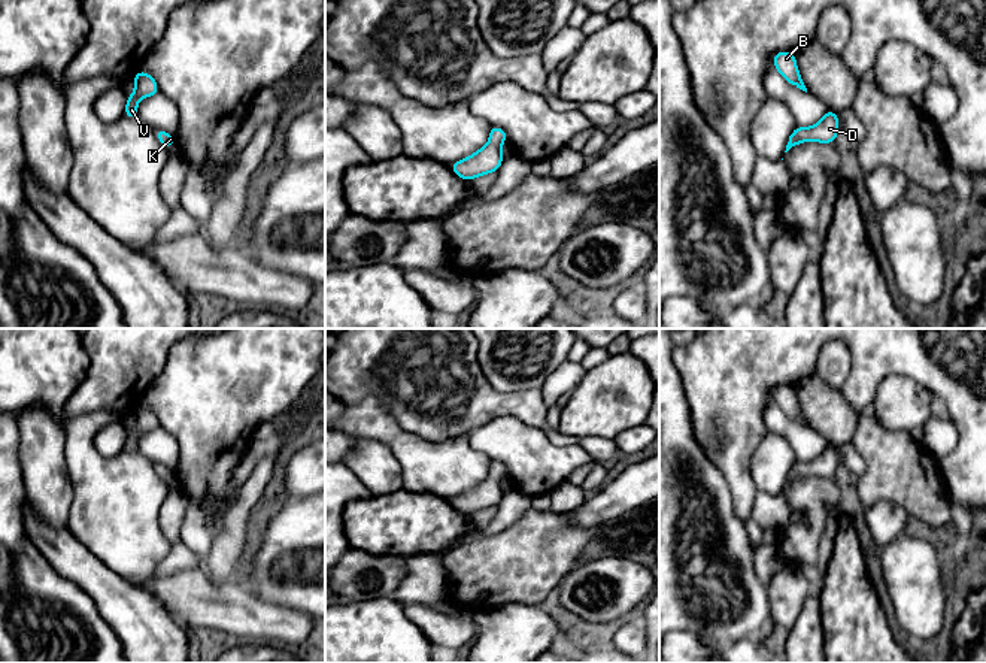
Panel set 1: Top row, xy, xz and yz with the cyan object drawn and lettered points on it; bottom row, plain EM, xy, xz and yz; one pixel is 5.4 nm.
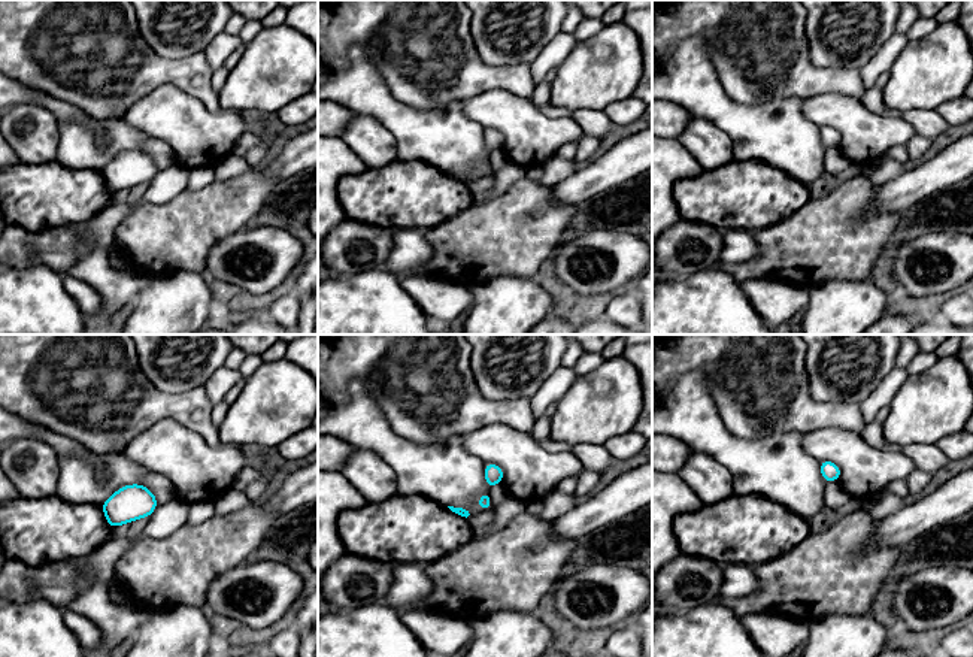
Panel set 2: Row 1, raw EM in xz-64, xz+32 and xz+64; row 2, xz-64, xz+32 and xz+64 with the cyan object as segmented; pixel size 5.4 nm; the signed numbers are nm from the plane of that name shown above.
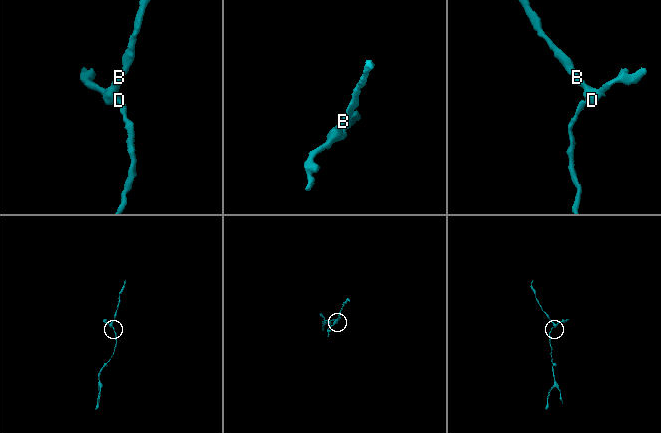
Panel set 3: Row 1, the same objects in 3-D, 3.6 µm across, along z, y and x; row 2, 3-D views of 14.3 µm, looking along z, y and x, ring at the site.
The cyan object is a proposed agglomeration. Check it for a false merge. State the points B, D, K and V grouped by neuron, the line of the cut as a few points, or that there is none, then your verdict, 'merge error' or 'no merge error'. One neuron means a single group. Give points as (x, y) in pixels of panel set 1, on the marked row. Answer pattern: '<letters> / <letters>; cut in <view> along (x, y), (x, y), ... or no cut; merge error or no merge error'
B D K V; no cut; no merge error

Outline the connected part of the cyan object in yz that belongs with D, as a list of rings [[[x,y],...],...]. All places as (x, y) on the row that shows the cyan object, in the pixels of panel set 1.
[[[828,108],[825,116],[810,128],[795,127],[789,136],[786,145],[788,152],[792,146],[800,145],[806,140],[814,140],[820,143],[834,143],[840,130],[838,118],[834,109]]]

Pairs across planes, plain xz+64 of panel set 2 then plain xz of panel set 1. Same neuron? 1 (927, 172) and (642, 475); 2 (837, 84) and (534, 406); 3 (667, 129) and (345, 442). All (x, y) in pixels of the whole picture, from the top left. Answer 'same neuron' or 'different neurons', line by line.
1: same neuron
2: same neuron
3: same neuron

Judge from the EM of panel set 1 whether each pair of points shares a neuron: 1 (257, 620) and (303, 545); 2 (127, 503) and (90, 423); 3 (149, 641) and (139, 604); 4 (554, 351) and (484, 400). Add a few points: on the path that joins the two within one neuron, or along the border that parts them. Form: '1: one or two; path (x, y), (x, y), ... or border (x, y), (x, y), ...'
1: two; border (242, 580), (263, 601), (303, 611)
2: one; path (108, 484), (85, 462), (85, 442)
3: one; path (148, 632), (139, 620), (139, 612)
4: two; border (478, 362), (485, 378), (497, 390), (533, 388)

